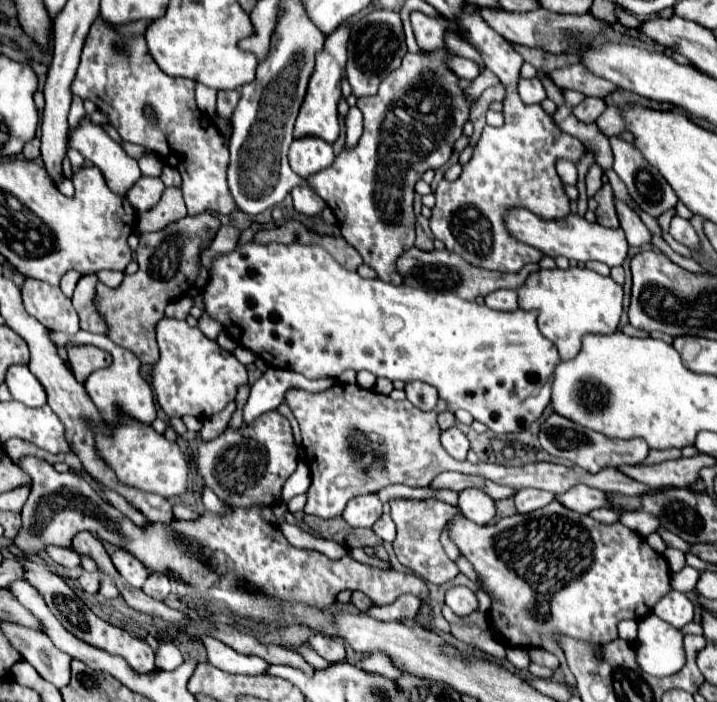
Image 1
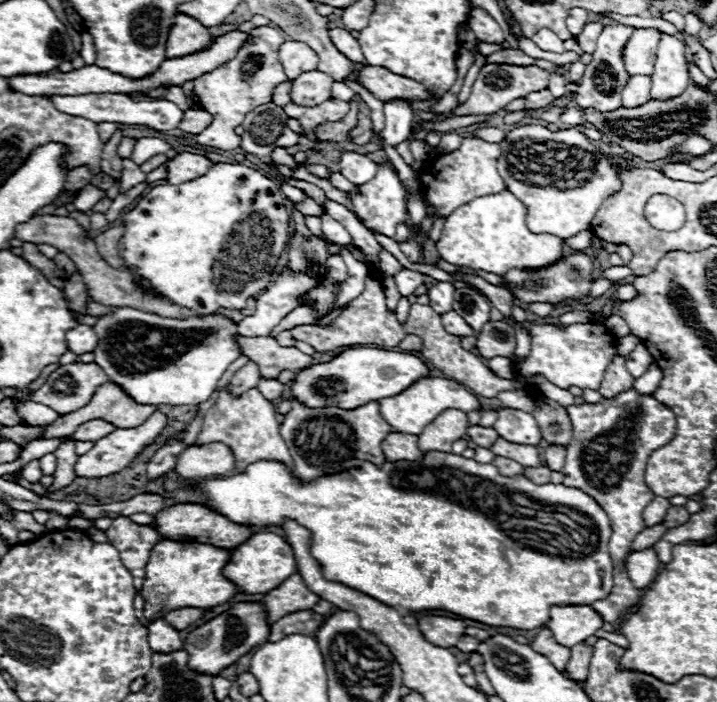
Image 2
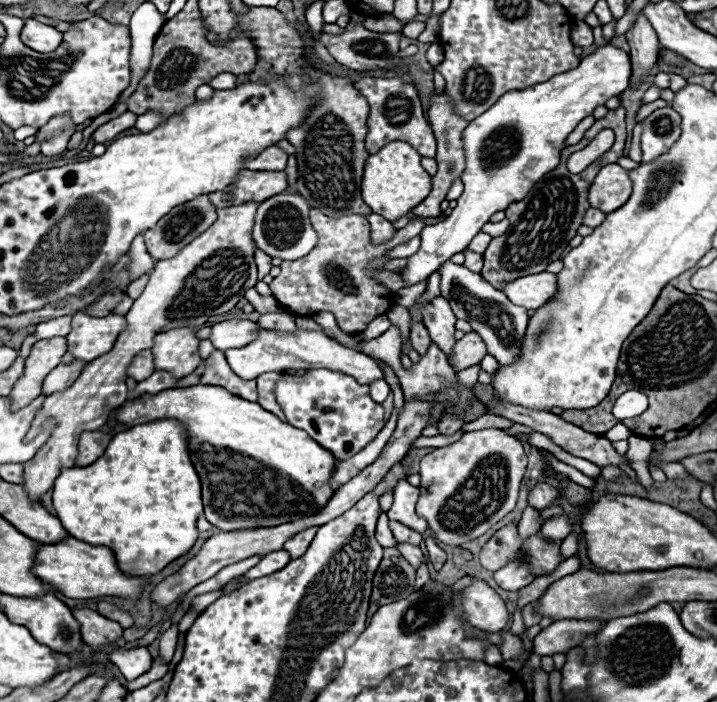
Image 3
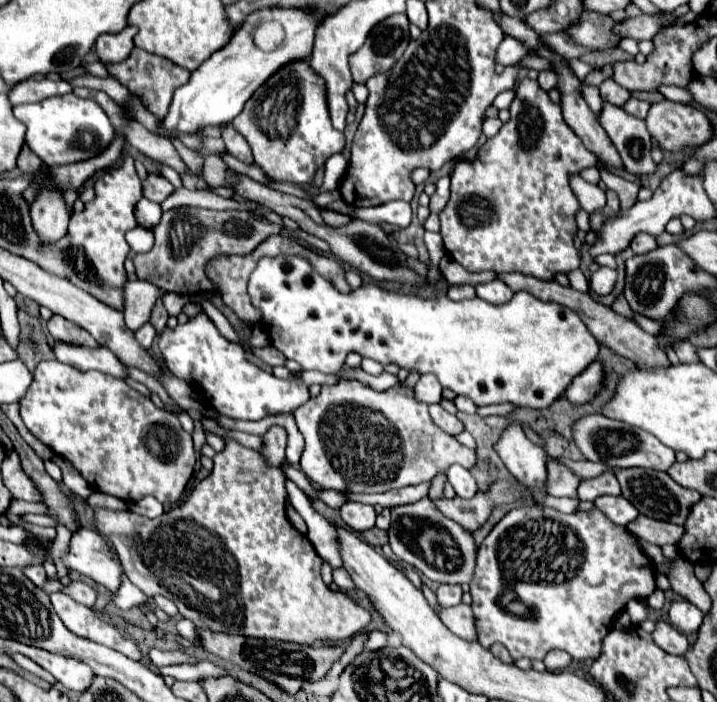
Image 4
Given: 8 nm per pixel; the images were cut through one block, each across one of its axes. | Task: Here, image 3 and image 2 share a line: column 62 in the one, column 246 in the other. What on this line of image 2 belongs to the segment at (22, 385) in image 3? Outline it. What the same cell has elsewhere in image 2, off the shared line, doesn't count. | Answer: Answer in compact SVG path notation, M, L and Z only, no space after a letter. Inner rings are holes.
M240 338L242 354L258 364L262 378L278 378L282 370L302 370L312 364L312 356L294 346L280 346L274 338Z

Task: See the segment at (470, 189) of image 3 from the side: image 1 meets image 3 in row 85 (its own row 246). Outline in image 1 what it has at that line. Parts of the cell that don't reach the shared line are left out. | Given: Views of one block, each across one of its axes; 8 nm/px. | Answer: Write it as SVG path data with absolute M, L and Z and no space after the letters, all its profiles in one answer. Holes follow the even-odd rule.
M512 208L506 214L506 226L510 230L512 236L516 236L518 240L538 248L540 252L556 258L556 256L566 256L568 260L574 262L590 262L590 260L598 260L612 266L622 266L622 262L626 260L626 238L624 238L624 230L622 228L606 228L600 226L598 222L588 222L578 214L568 214L562 220L542 220L536 214L532 214L526 208Z

